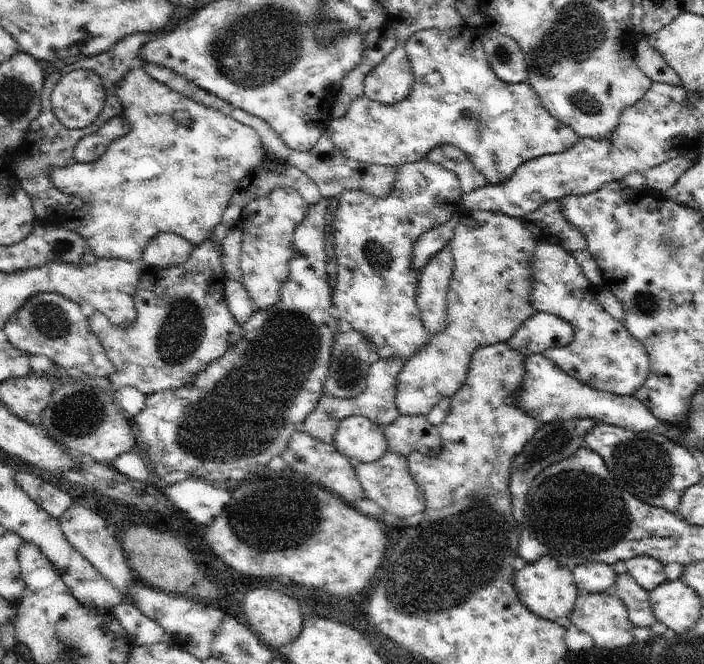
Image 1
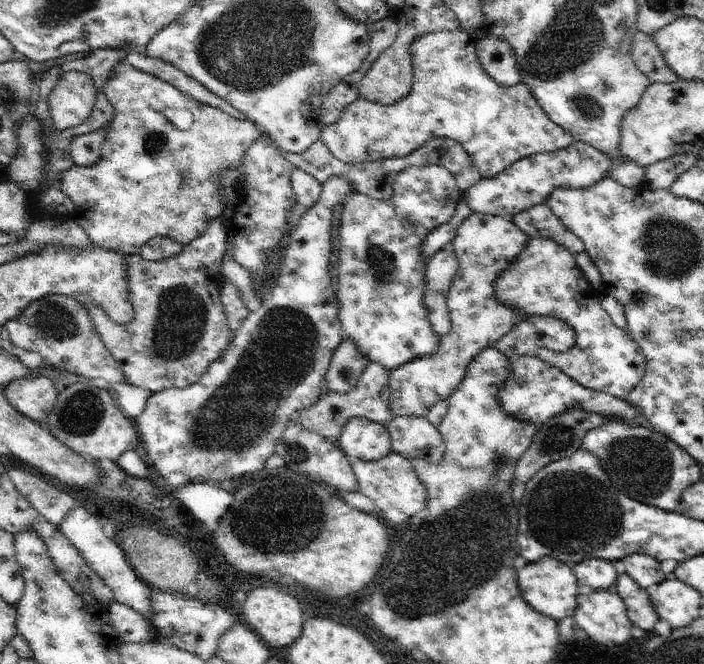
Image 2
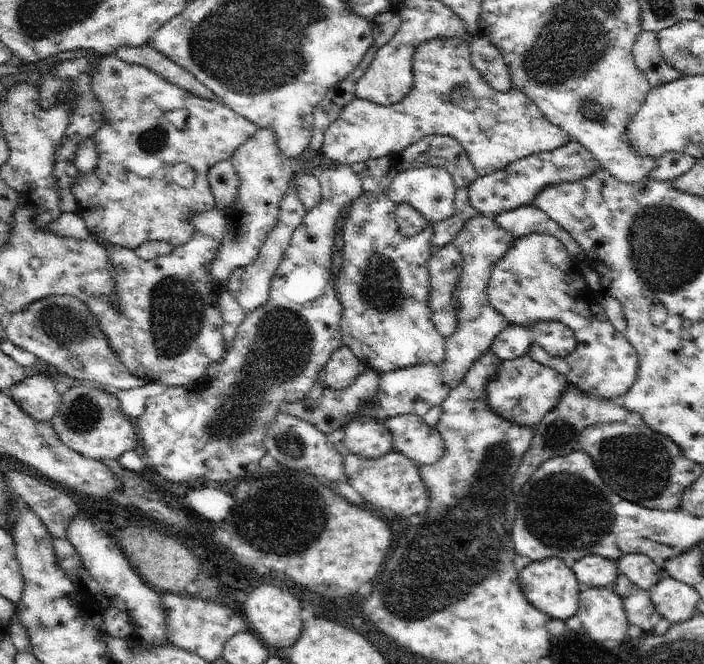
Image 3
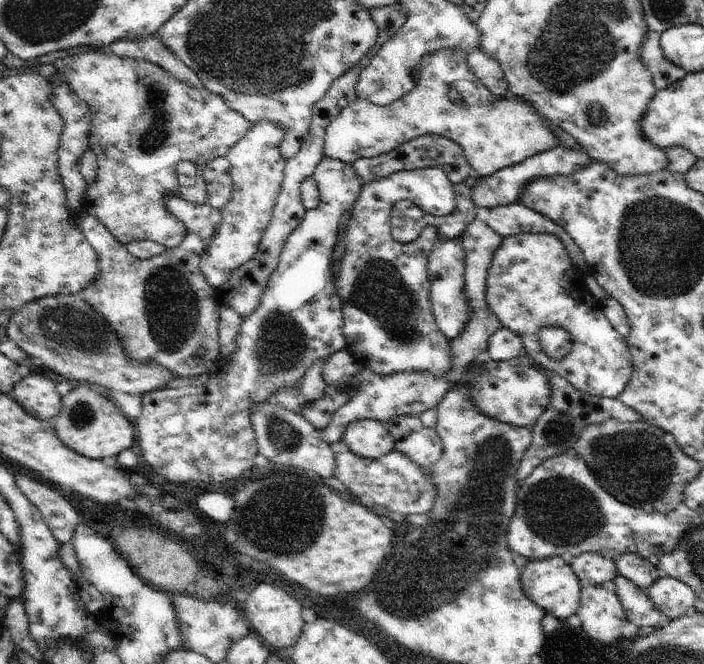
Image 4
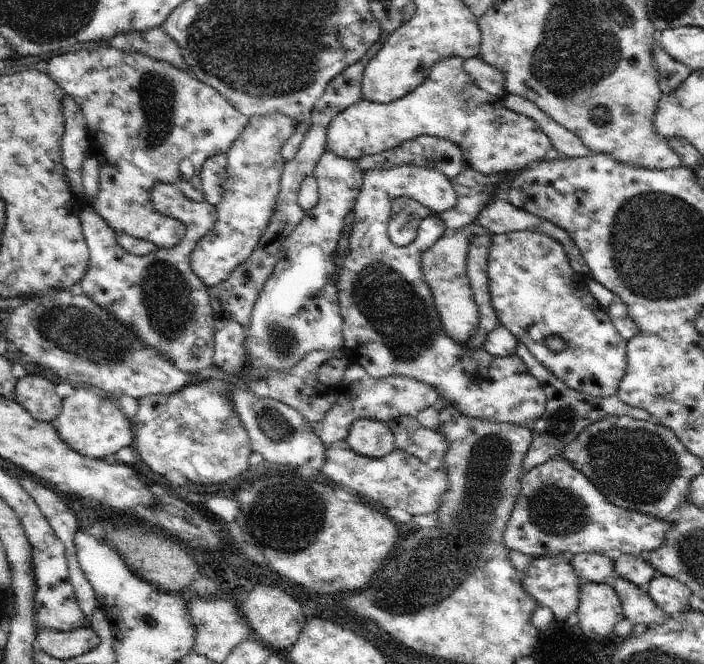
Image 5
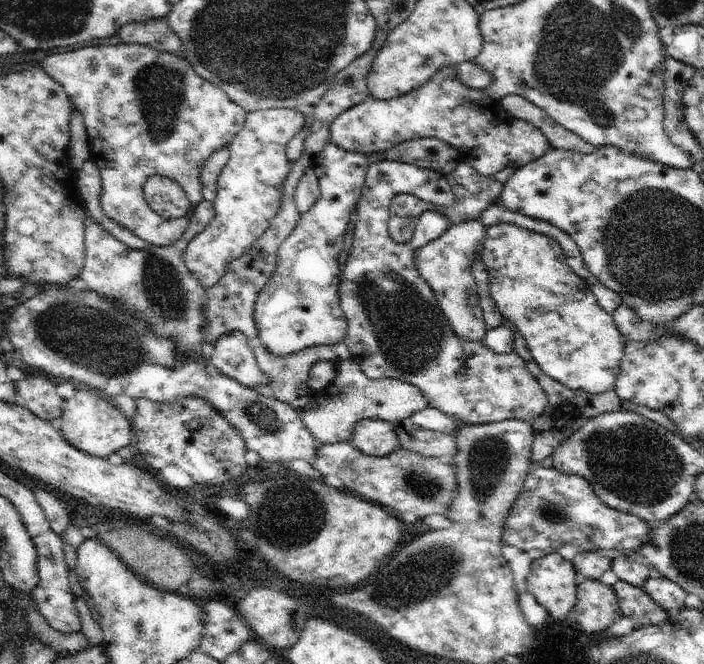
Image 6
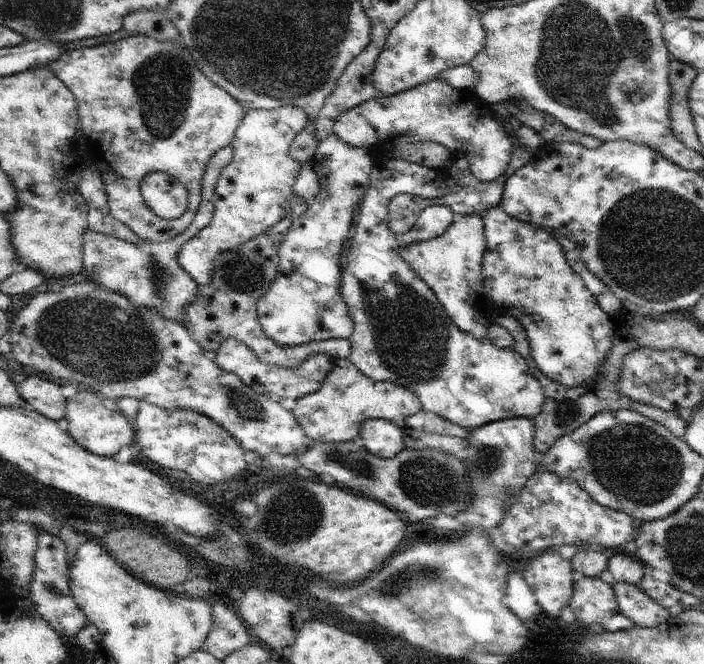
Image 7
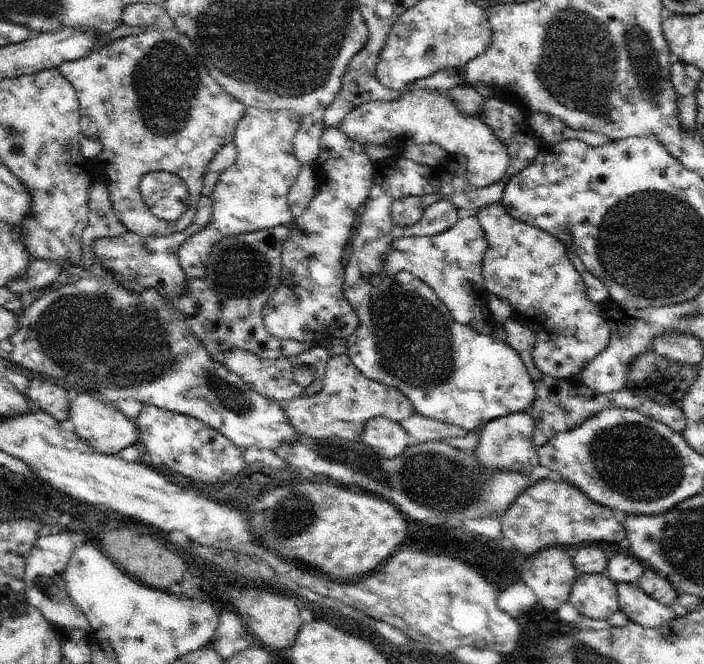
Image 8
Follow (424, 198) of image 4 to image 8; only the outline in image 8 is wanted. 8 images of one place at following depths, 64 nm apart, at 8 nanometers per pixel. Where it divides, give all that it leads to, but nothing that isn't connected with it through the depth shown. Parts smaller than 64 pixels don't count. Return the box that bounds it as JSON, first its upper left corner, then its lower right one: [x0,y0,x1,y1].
[343,156,535,432]

